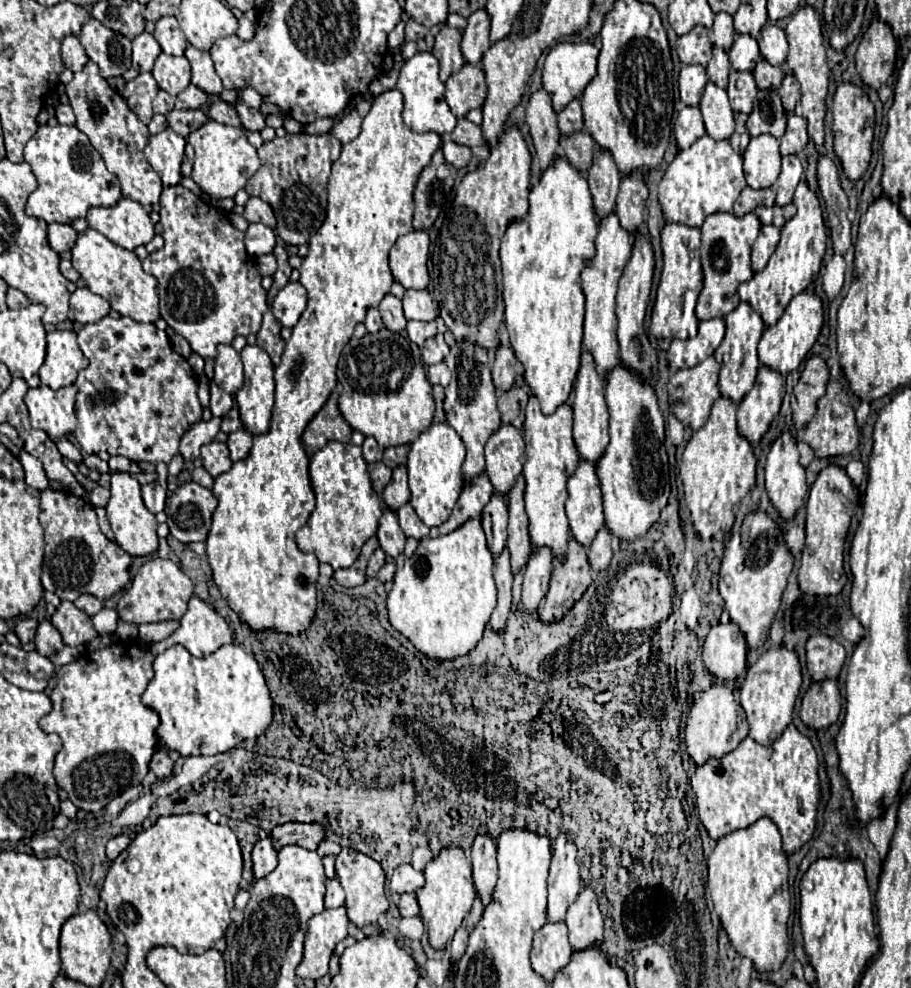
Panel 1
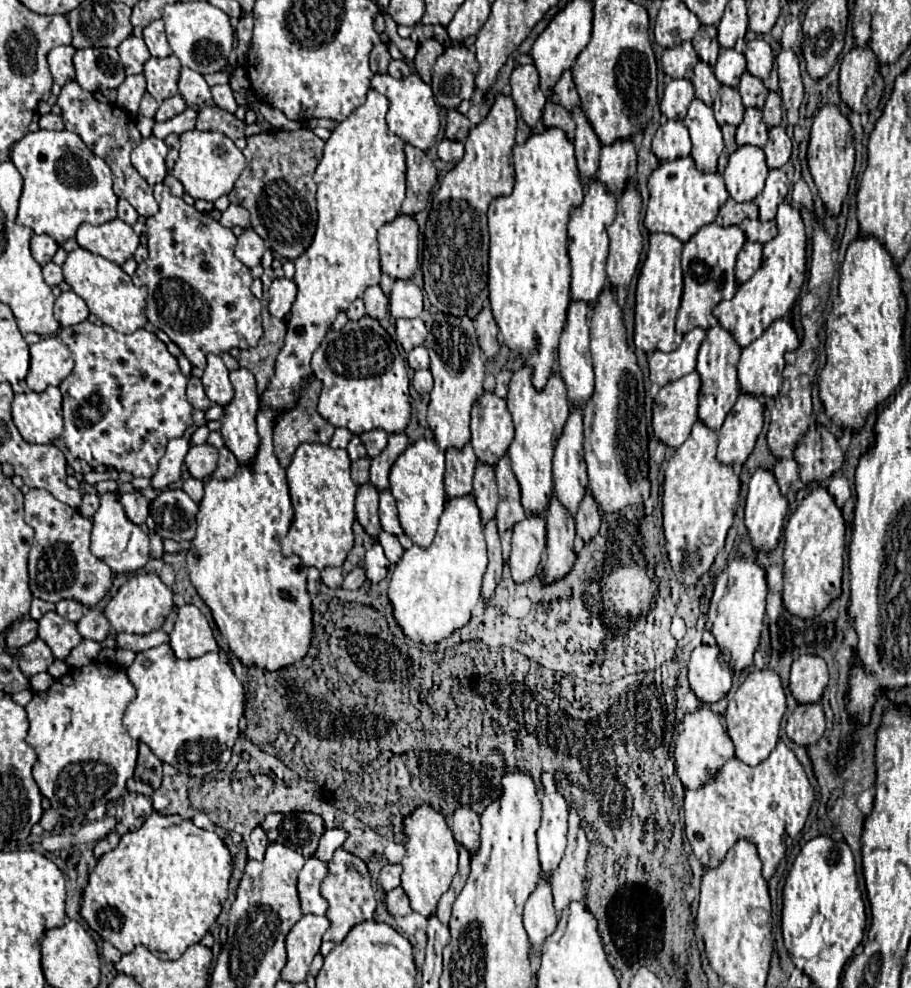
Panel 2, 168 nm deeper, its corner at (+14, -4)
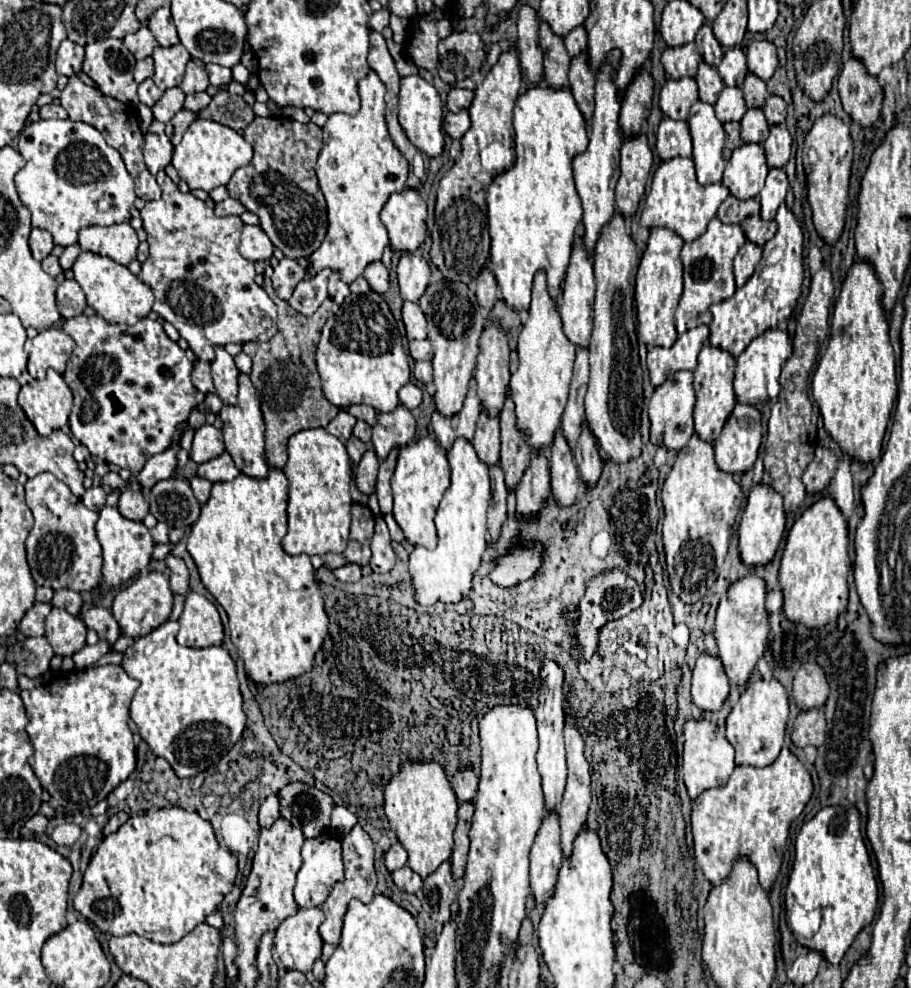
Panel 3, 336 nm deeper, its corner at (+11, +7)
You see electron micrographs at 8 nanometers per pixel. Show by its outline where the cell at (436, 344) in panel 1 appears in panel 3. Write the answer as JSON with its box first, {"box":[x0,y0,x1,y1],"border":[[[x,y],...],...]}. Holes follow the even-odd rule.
{"box":[408,340,432,360],"border":[[[410,340],[408,350],[414,360],[432,360],[432,344],[428,340]]]}

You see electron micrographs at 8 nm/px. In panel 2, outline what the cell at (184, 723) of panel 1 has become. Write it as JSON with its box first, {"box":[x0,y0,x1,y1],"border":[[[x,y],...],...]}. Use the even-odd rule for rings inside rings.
{"box":[123,643,247,777],"border":[[[163,643],[137,653],[127,675],[137,689],[137,697],[129,703],[123,717],[133,739],[145,743],[163,763],[197,777],[229,761],[247,699],[243,683],[233,673],[233,667],[221,661],[219,653],[181,661],[169,643]]]}

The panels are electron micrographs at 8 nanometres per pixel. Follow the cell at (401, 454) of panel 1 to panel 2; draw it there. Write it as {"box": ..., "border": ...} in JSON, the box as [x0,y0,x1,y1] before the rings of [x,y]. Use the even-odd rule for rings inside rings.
{"box":[361,429,387,459],"border":[[[373,429],[367,433],[361,433],[361,441],[367,447],[367,457],[373,459],[373,457],[377,457],[377,453],[381,453],[381,449],[385,449],[387,433],[383,429]]]}

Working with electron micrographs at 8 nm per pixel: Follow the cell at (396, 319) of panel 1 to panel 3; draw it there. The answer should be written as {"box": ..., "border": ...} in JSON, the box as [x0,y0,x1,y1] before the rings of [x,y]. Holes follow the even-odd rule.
{"box":[364,262,388,294],"border":[[[372,262],[364,270],[364,278],[368,280],[370,288],[378,294],[384,294],[388,290],[388,268],[382,262]]]}

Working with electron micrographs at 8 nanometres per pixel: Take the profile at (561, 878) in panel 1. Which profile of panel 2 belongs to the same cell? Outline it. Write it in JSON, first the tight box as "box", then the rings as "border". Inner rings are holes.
{"box":[537,773,567,877],"border":[[[543,773],[543,815],[541,827],[537,831],[539,841],[539,861],[541,873],[551,877],[553,869],[561,863],[565,855],[565,841],[567,841],[567,805],[561,793],[555,787],[555,781],[549,773]]]}

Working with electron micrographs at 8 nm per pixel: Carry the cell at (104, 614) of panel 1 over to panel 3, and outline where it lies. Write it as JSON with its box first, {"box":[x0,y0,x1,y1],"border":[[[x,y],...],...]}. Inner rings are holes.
{"box":[84,606,120,650],"border":[[[102,606],[90,608],[84,616],[84,624],[92,628],[100,640],[106,640],[110,644],[110,650],[114,650],[114,642],[120,636],[120,626],[114,620],[114,616],[110,614],[110,610],[104,610]]]}

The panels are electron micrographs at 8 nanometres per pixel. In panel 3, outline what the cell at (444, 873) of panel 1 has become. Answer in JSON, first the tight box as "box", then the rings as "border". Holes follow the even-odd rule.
{"box":[384,760,458,878],"border":[[[404,760],[398,772],[384,788],[384,812],[390,828],[408,850],[408,866],[426,878],[452,854],[452,834],[456,828],[458,798],[446,776],[446,770],[432,760]]]}

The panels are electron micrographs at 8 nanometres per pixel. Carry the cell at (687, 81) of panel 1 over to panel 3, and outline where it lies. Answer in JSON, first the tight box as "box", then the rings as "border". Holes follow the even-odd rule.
{"box":[660,78,698,120],"border":[[[694,78],[668,80],[660,90],[660,110],[672,120],[686,120],[690,106],[698,100]]]}

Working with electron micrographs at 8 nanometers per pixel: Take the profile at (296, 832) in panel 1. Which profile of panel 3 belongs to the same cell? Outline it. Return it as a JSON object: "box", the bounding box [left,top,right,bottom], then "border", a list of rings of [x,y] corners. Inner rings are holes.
{"box":[278,782,334,838],"border":[[[290,782],[278,792],[278,798],[282,804],[282,818],[300,828],[306,838],[314,838],[330,826],[330,814],[334,808],[330,794],[304,782]]]}

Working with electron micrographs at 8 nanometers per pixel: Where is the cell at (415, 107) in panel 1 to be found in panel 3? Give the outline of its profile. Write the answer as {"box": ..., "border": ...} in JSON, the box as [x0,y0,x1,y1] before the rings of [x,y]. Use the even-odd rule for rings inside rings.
{"box":[398,76,444,156],"border":[[[406,76],[400,82],[400,100],[398,100],[398,122],[406,132],[408,140],[426,156],[440,156],[444,150],[444,132],[442,132],[442,100],[438,90],[426,82],[422,76]]]}

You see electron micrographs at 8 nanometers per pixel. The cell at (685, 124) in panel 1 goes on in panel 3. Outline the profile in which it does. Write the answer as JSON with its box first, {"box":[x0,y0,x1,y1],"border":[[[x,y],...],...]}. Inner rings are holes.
{"box":[656,118,692,160],"border":[[[664,118],[656,132],[656,152],[662,160],[676,156],[688,158],[692,154],[692,138],[688,122]]]}

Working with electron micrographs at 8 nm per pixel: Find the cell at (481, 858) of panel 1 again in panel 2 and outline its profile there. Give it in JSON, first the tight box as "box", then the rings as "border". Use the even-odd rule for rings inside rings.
{"box":[451,809,481,855],"border":[[[457,809],[453,813],[453,821],[451,821],[451,831],[455,841],[465,847],[471,855],[477,853],[477,837],[481,833],[481,825],[479,825],[479,815],[471,809]]]}

